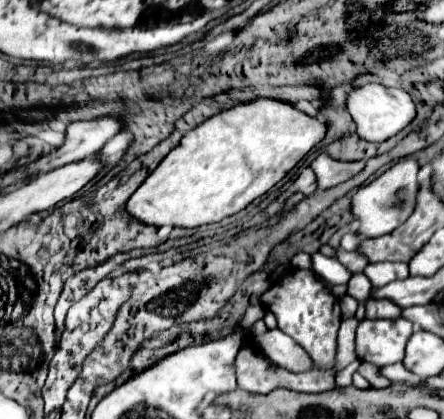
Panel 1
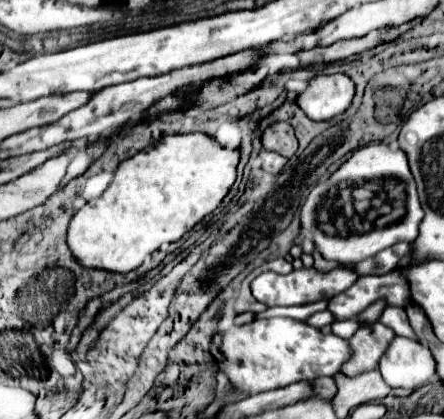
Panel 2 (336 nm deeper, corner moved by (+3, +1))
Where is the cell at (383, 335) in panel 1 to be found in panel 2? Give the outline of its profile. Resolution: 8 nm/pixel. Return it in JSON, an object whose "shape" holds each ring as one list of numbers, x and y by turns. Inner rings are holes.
{"shape":[[275,317,257,319,243,327,227,327,221,335,221,355,227,361,225,375,235,387,247,395,291,385,303,379,315,379,337,373,347,361,351,361,351,347,347,339,323,335,321,331,307,327,303,321]]}

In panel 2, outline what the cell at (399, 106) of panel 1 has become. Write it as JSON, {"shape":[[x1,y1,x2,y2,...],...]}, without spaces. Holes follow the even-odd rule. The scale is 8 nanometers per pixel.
{"shape":[[345,73,315,75,307,89,299,93,297,105,313,121,329,121,351,107,355,83]]}

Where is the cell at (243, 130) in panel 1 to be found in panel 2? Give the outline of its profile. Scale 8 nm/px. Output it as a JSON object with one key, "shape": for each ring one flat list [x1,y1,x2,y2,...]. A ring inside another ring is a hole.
{"shape":[[207,133,167,135,149,151,119,163,113,181,97,201,85,203,69,223,67,243,73,255,87,267,103,267,105,271,127,273,139,267,147,255,157,251,163,243,179,241,205,215,213,213,235,183,235,169,239,163,239,149,227,149]]}

